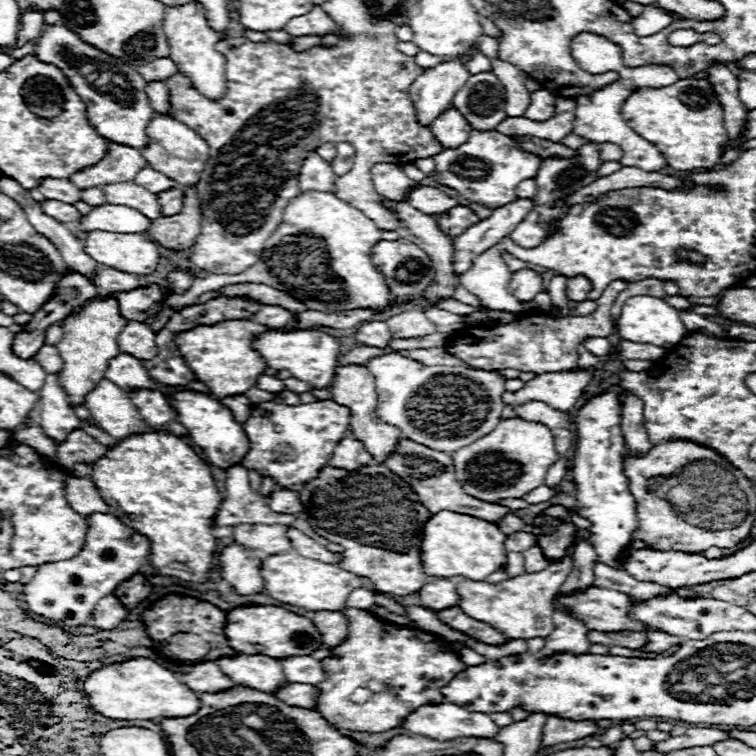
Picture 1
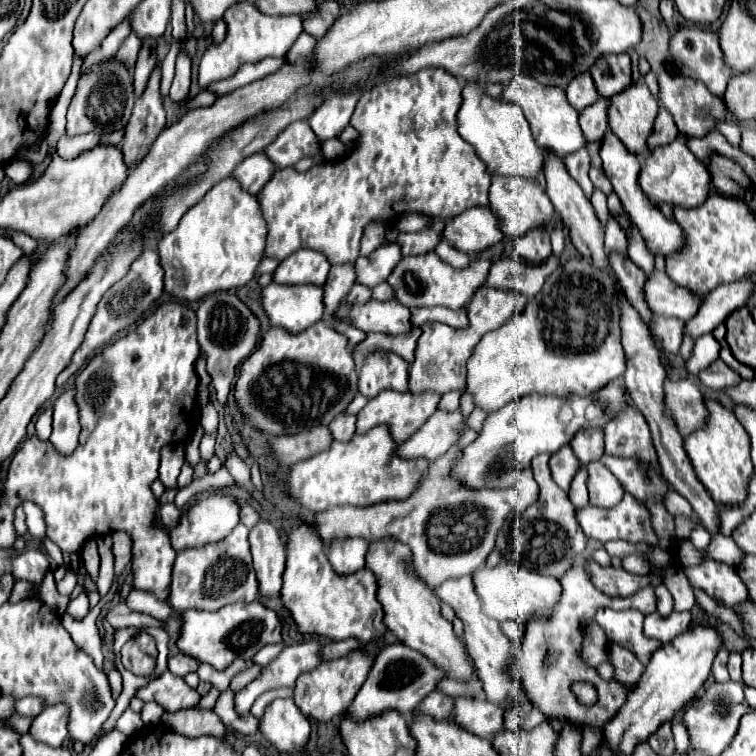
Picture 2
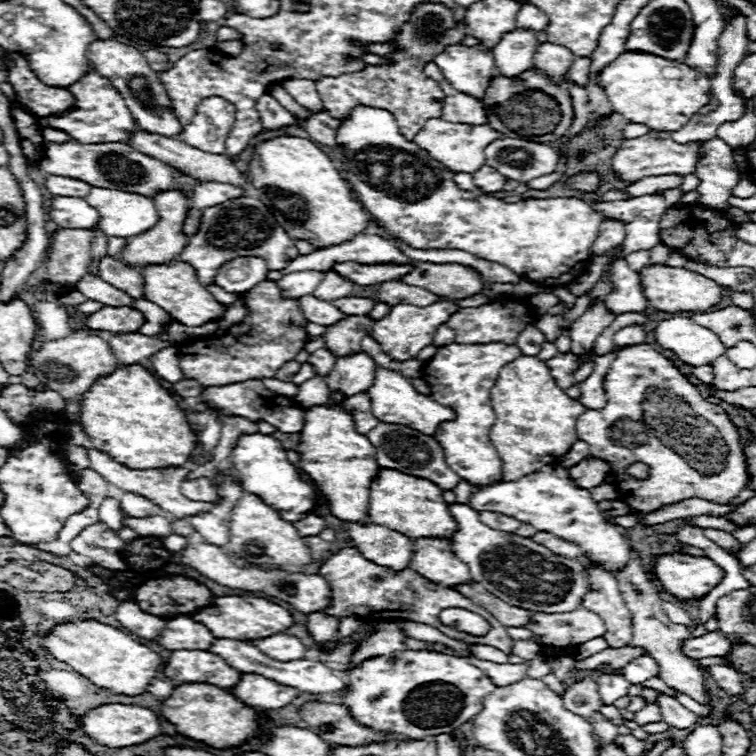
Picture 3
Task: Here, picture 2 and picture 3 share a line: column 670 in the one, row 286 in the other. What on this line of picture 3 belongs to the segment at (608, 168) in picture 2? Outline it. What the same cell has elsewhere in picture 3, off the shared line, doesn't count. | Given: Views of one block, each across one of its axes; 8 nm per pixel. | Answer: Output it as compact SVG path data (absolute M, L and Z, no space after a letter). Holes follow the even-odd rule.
M240 256L240 258L234 258L234 260L226 262L218 270L214 282L220 288L224 288L226 292L240 294L240 292L250 290L258 282L266 280L266 274L268 274L268 268L266 268L266 262L262 258L258 258L258 256Z

